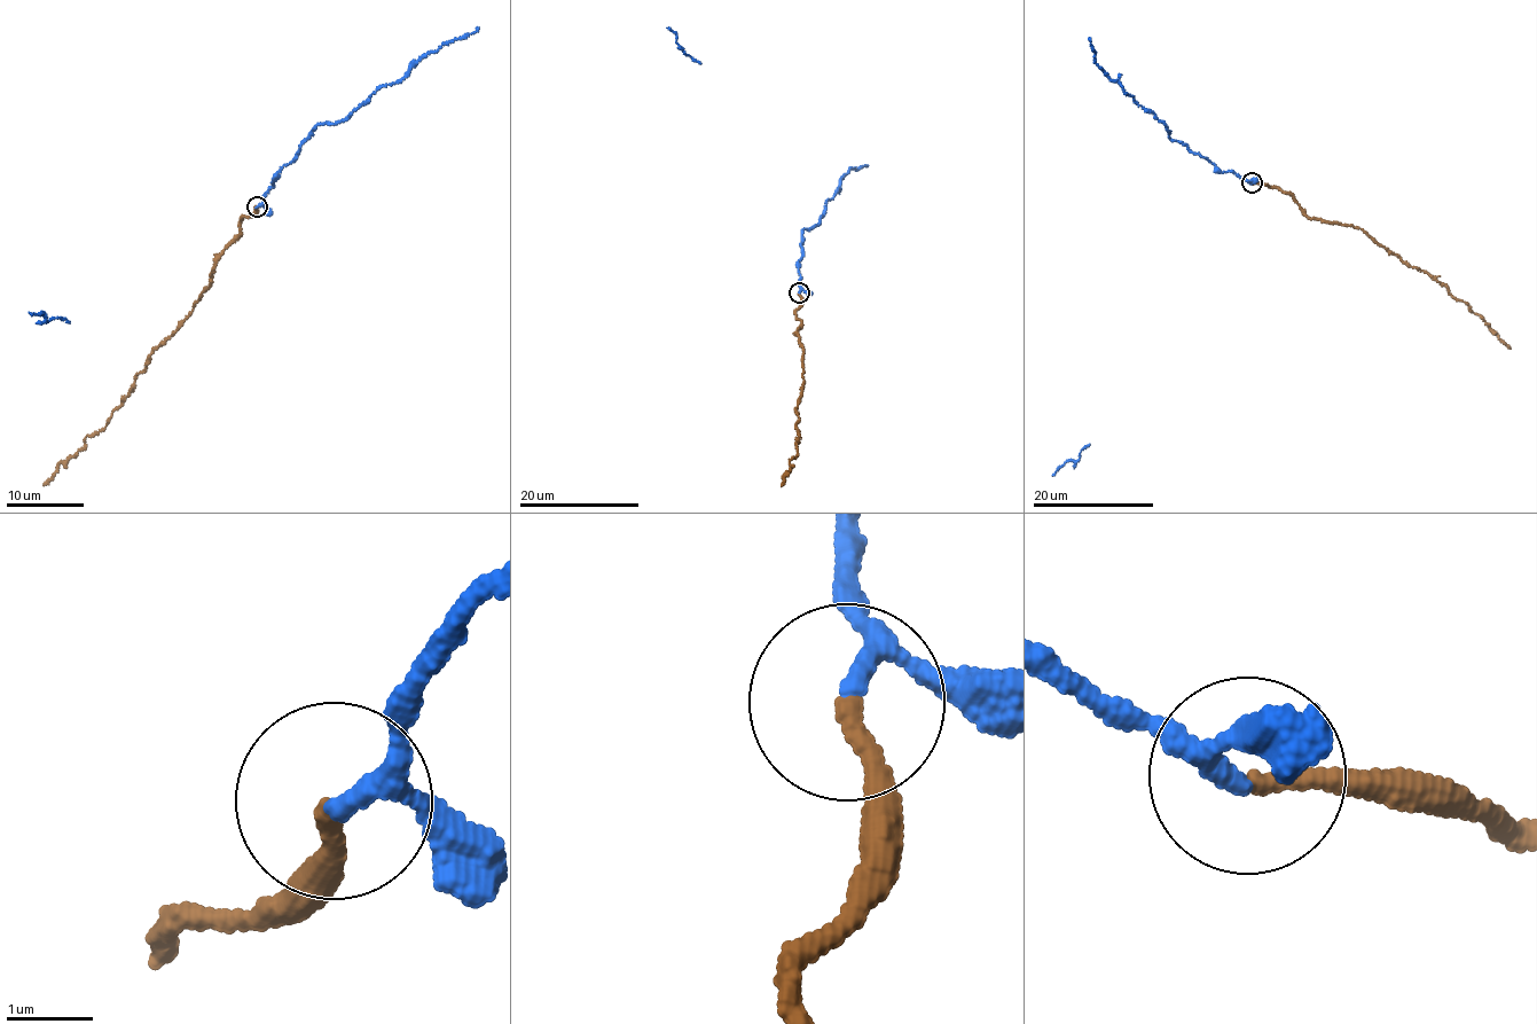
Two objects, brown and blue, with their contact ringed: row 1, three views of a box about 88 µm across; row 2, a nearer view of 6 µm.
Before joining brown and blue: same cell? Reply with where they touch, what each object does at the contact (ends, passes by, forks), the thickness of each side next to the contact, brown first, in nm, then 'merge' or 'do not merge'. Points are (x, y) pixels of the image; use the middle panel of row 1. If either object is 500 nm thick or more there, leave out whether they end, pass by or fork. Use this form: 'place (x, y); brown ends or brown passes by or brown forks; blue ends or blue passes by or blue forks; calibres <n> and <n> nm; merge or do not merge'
place (799, 292); brown ends; blue passes by; calibres 200 and 170 nm; merge

